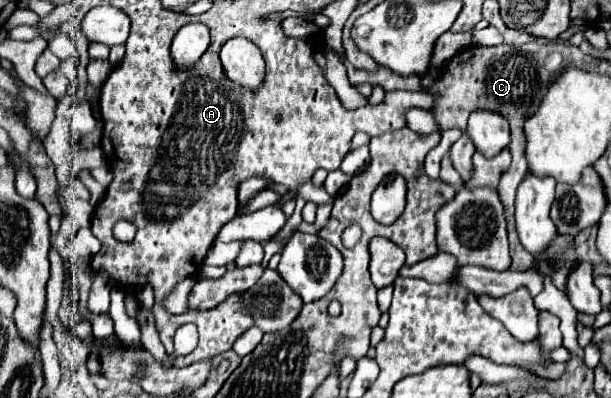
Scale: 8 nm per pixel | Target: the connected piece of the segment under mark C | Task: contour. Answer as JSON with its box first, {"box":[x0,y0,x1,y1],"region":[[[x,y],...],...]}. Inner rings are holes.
{"box":[345,42,557,272],"region":[[[503,42],[503,44],[497,44],[497,46],[469,46],[469,48],[465,48],[463,52],[459,52],[459,54],[453,56],[453,60],[443,68],[441,76],[433,82],[431,88],[423,88],[423,86],[421,86],[421,76],[419,76],[419,74],[399,76],[397,72],[393,72],[391,68],[385,68],[385,66],[379,66],[377,72],[365,72],[365,70],[357,70],[357,68],[353,68],[349,62],[345,62],[345,66],[347,66],[347,76],[349,76],[349,82],[351,82],[353,86],[363,84],[363,82],[369,82],[369,84],[381,84],[387,92],[389,92],[389,90],[429,92],[429,94],[435,98],[435,106],[433,106],[429,112],[433,114],[433,118],[435,118],[435,122],[439,124],[439,130],[441,130],[441,132],[443,132],[443,130],[449,130],[449,128],[455,128],[455,126],[457,126],[461,132],[465,132],[465,130],[467,130],[467,118],[469,118],[469,114],[471,114],[473,110],[477,110],[477,108],[495,110],[495,112],[503,114],[503,116],[509,120],[509,124],[511,124],[511,144],[509,144],[509,148],[511,148],[511,154],[513,154],[513,164],[511,164],[511,168],[507,170],[507,174],[503,176],[503,180],[501,180],[501,184],[499,184],[499,198],[501,198],[501,202],[503,202],[503,206],[505,206],[505,216],[507,216],[509,250],[511,250],[511,260],[513,260],[509,270],[513,270],[513,272],[525,272],[525,270],[537,266],[537,260],[519,244],[519,238],[517,238],[517,232],[515,232],[513,212],[515,212],[515,190],[517,190],[519,182],[525,178],[525,174],[527,174],[527,170],[529,170],[527,160],[525,160],[523,124],[525,124],[525,120],[539,108],[541,96],[545,96],[545,92],[541,94],[541,88],[543,88],[543,90],[549,88],[549,84],[553,82],[553,76],[557,76],[557,74],[551,74],[551,72],[545,68],[545,64],[543,64],[545,56],[551,54],[553,50],[555,50],[555,46],[541,44],[541,42],[527,42],[527,44],[523,44],[523,46],[513,46],[513,44],[505,44],[505,42]]]}

